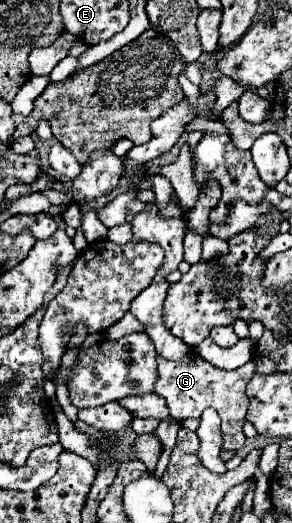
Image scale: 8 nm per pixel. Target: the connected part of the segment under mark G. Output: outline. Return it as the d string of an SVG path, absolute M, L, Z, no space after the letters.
M194 352L180 360L166 360L158 356L158 380L156 380L156 394L160 394L166 404L170 416L176 420L185 418L197 418L206 408L214 408L218 416L222 418L222 436L224 436L224 450L240 450L246 442L246 436L242 432L246 424L246 412L248 412L248 396L246 396L246 384L256 374L256 362L244 364L238 370L220 370Z

